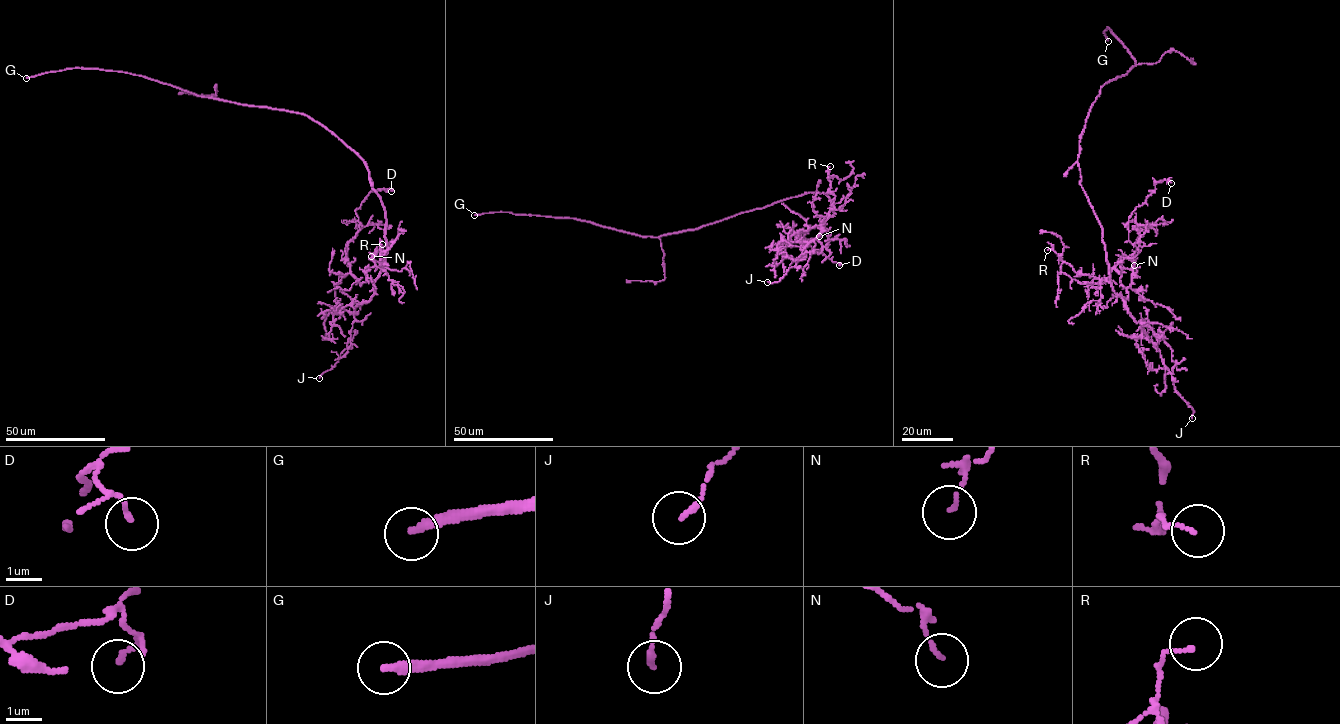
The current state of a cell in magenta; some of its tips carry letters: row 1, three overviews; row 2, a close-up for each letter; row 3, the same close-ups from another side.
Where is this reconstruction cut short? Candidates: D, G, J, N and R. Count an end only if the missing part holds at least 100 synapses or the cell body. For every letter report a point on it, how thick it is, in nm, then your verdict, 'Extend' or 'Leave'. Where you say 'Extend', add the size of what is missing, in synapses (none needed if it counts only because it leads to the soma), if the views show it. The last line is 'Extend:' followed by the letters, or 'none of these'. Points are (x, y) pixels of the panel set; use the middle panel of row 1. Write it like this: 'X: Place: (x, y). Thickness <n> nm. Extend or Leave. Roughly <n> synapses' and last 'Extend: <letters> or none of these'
D: Place: (839, 265). Thickness 130 nm. Leave
G: Place: (474, 215). Thickness 240 nm. Extend. Roughly 180 synapses
J: Place: (767, 282). Thickness 150 nm. Leave
N: Place: (819, 236). Thickness 90 nm. Leave
R: Place: (830, 166). Thickness 90 nm. Leave
Extend: G

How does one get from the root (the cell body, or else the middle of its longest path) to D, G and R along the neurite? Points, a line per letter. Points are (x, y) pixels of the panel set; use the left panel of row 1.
D: (336, 135), (364, 161), (386, 219), (384, 266), (360, 283), (347, 259), (355, 210), (391, 191)
G: (336, 135), (301, 113), (199, 96), (125, 72), (74, 68), (26, 78)
R: (336, 135), (364, 161), (372, 188), (383, 206), (387, 253), (381, 269), (386, 263), (381, 262), (382, 244)

